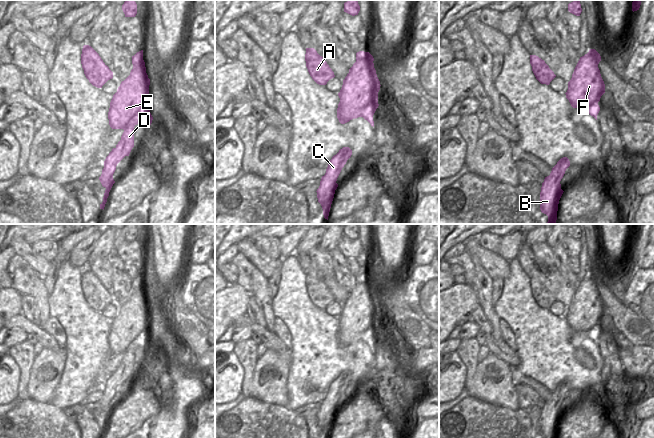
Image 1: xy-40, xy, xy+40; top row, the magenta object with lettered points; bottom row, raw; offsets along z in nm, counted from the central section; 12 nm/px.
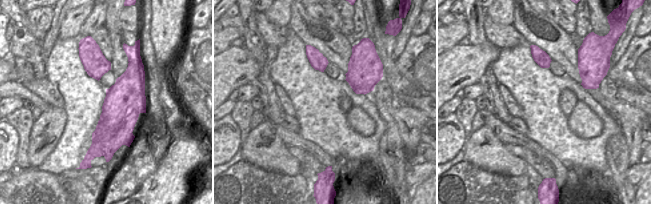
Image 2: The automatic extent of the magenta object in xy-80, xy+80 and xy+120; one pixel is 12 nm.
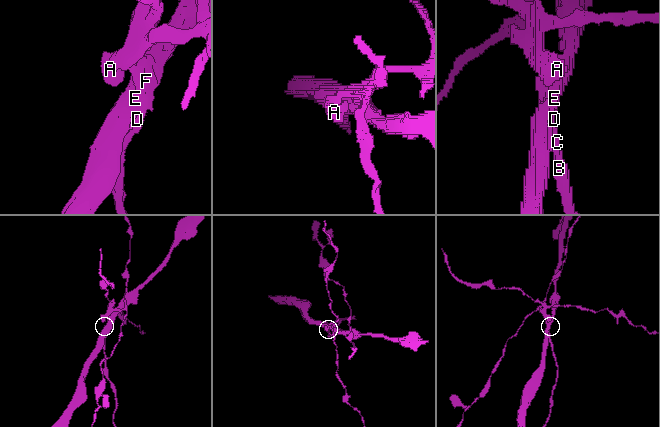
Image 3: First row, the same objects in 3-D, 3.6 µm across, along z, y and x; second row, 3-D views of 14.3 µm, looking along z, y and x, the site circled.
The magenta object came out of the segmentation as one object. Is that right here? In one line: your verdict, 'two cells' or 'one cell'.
two cells

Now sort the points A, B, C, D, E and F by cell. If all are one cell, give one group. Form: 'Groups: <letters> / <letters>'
Groups: A D / B C E F.

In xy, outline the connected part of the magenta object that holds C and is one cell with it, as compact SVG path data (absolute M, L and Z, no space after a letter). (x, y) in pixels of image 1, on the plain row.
M350 372L340 373L339 376L330 384L326 397L321 402L320 410L316 416L318 426L321 428L323 433L323 438L329 438L330 436L335 414L338 411L338 408L336 407L337 402L351 379L352 374Z

